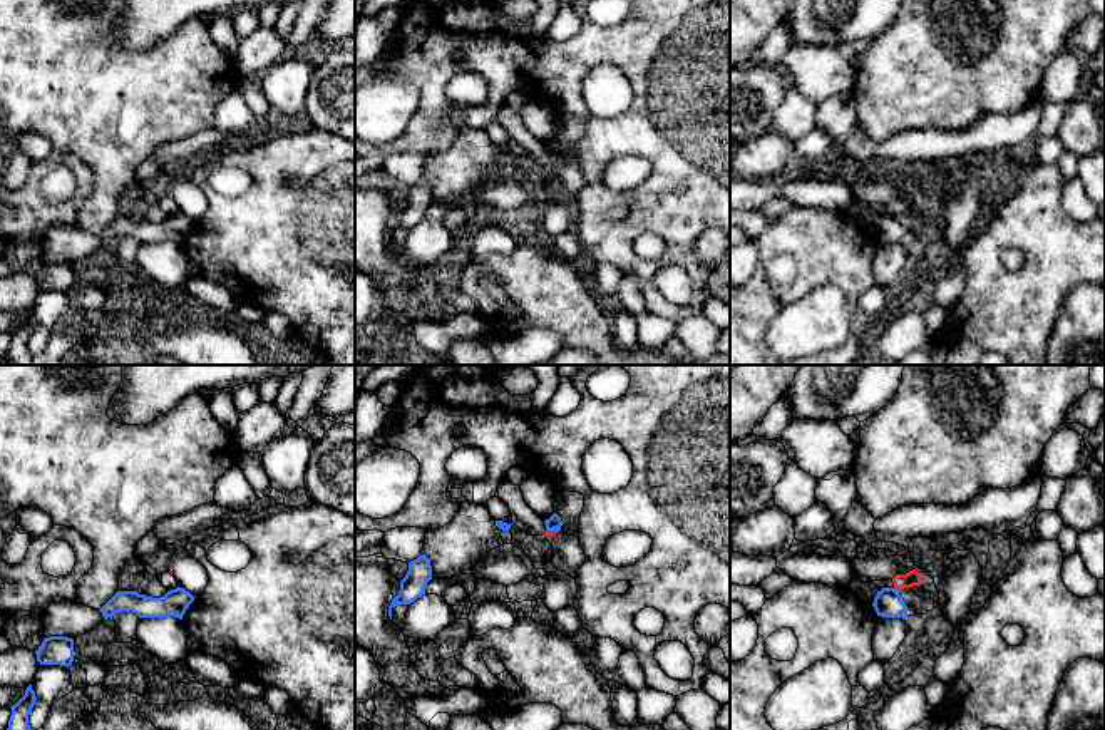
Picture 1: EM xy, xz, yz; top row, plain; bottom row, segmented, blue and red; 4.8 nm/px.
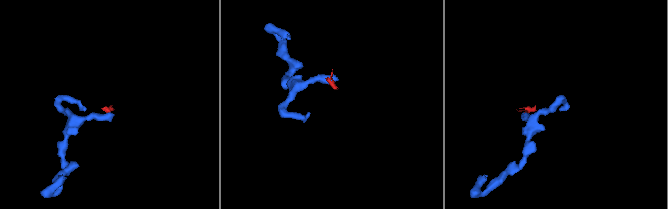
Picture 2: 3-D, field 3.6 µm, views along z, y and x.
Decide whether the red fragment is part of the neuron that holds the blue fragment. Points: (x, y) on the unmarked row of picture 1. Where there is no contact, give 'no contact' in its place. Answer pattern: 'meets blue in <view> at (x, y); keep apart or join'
meets blue in yz at (894, 215); keep apart

